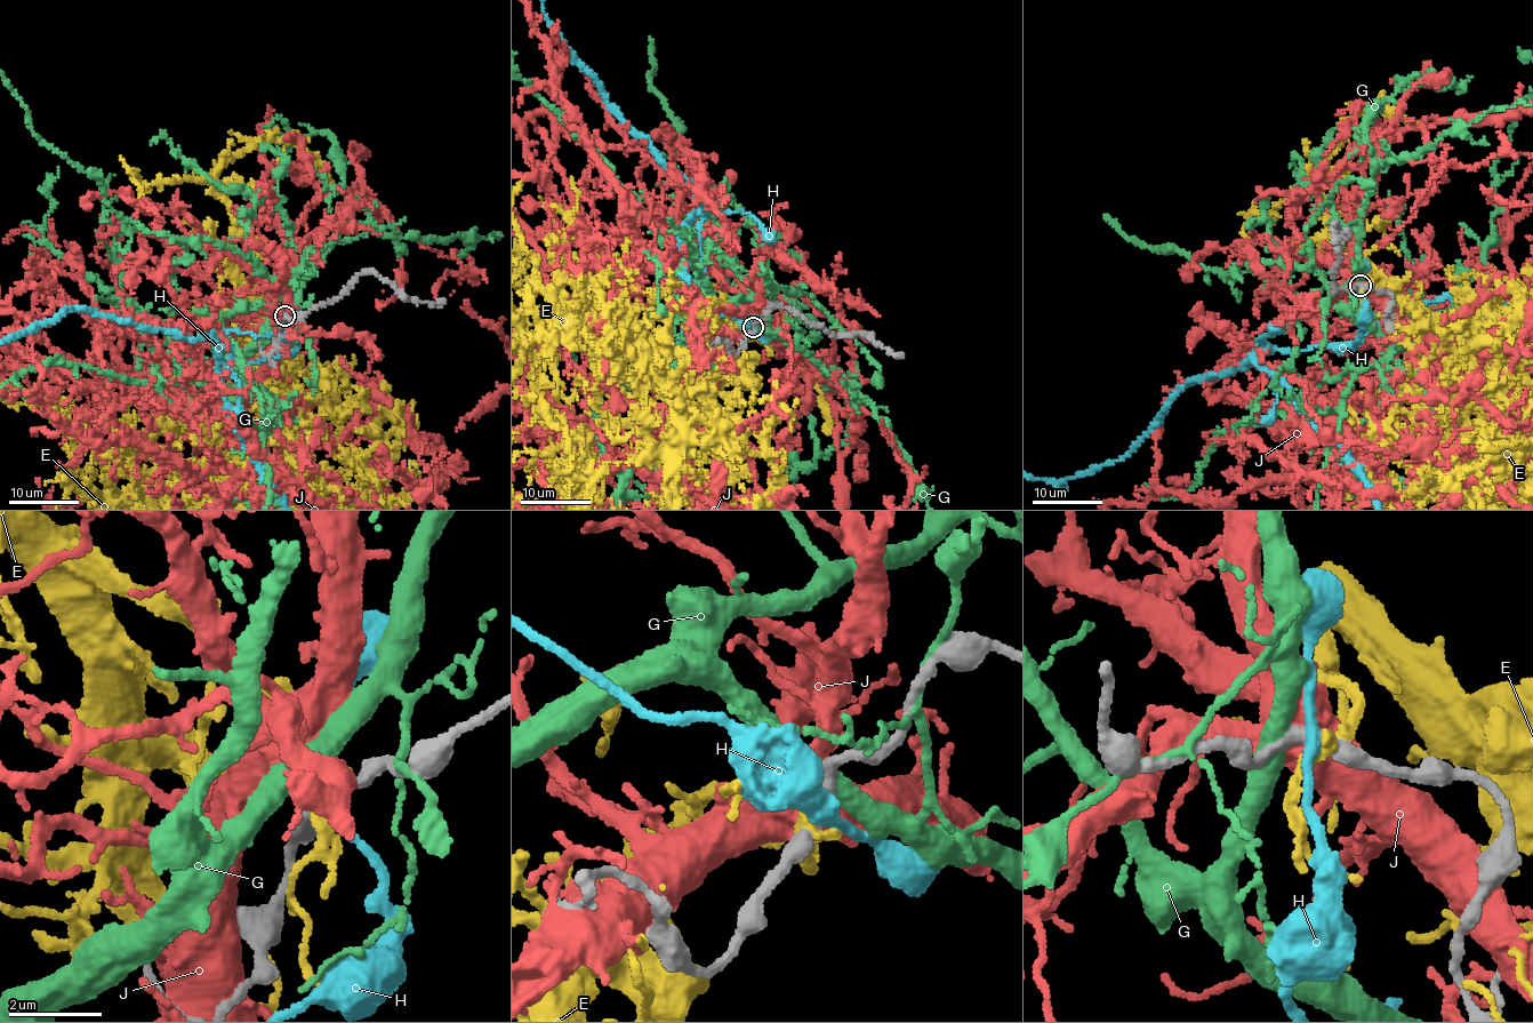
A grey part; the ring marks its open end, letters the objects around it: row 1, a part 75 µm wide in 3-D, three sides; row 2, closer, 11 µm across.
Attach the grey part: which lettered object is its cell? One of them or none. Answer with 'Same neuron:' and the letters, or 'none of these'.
Same neuron: none of these

